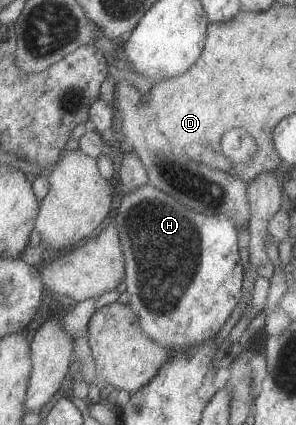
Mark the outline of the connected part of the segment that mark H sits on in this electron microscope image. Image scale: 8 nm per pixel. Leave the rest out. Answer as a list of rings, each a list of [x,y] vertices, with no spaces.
[[[149,183],[124,196],[115,224],[124,252],[129,305],[140,320],[142,332],[169,351],[214,338],[232,316],[242,296],[244,268],[240,263],[238,228],[234,220],[223,213],[206,216],[196,212]]]

